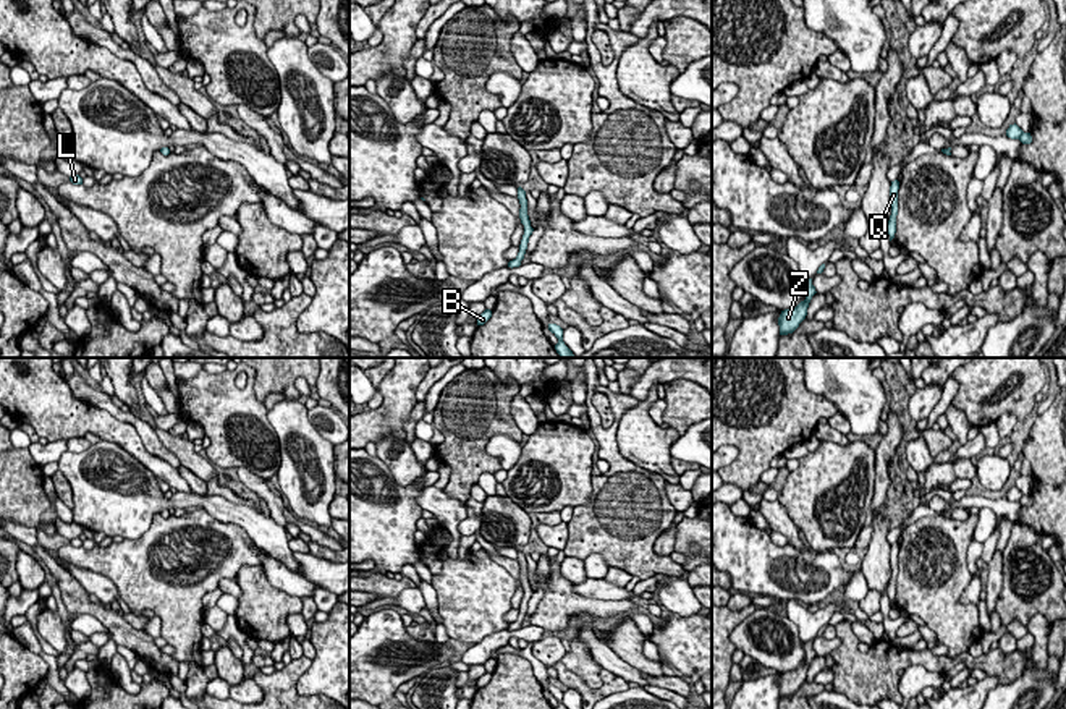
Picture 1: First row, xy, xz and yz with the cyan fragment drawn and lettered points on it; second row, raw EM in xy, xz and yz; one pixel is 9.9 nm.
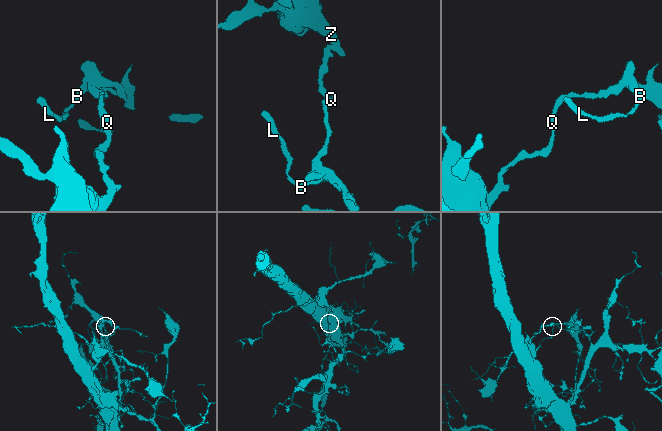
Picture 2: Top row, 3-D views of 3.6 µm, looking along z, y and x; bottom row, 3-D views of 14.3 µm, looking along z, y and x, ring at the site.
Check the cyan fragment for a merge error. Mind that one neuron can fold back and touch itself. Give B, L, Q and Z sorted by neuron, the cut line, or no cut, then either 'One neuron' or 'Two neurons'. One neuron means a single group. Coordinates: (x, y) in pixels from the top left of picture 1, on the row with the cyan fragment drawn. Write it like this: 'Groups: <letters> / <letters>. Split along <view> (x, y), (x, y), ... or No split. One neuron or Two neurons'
Groups: B L / Q Z. Split along xz (529, 224), (524, 225). Two neurons

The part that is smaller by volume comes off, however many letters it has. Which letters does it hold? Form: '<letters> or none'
Q, Z

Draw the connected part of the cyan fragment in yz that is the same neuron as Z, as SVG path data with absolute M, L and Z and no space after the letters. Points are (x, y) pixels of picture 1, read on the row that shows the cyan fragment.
M812 278L804 282L804 288L806 288L806 299L801 301L793 309L781 311L778 317L780 335L793 333L799 327L799 324L806 319L809 303L817 291L815 287L812 285Z

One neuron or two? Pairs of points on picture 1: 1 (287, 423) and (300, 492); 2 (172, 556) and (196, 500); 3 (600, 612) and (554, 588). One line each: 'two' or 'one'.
1: one
2: two
3: one

